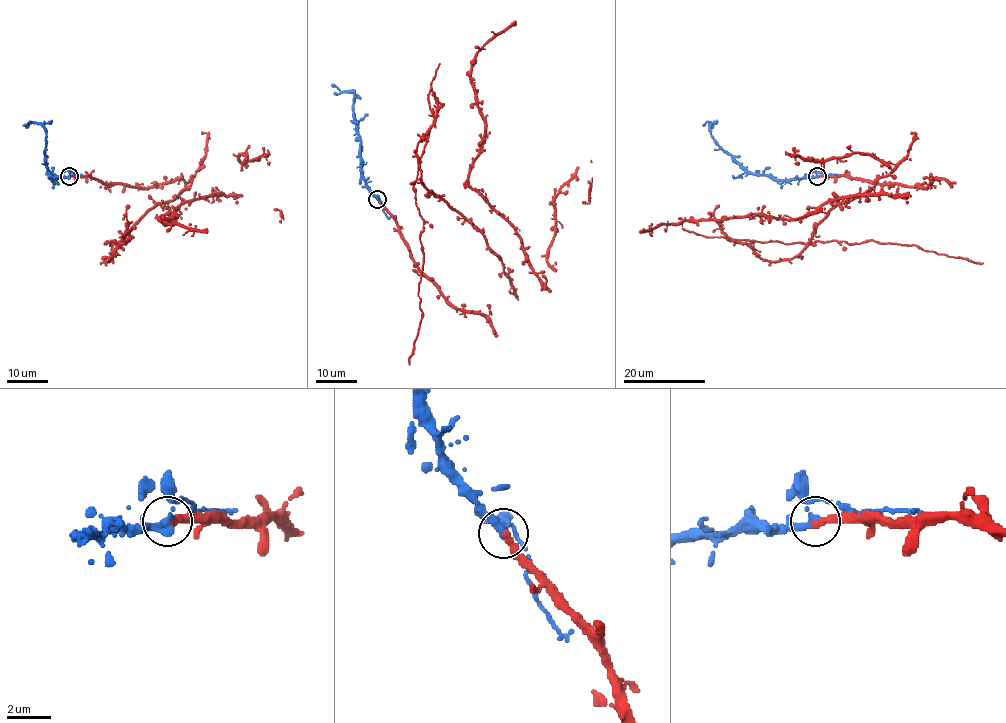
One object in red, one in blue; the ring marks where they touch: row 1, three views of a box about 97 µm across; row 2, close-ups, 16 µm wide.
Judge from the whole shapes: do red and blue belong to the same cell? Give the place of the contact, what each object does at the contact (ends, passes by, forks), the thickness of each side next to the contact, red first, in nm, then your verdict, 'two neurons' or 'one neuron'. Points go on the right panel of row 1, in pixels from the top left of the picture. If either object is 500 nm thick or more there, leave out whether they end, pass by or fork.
(817, 176) | red ends | blue forks | 360/220 nm | one neuron

